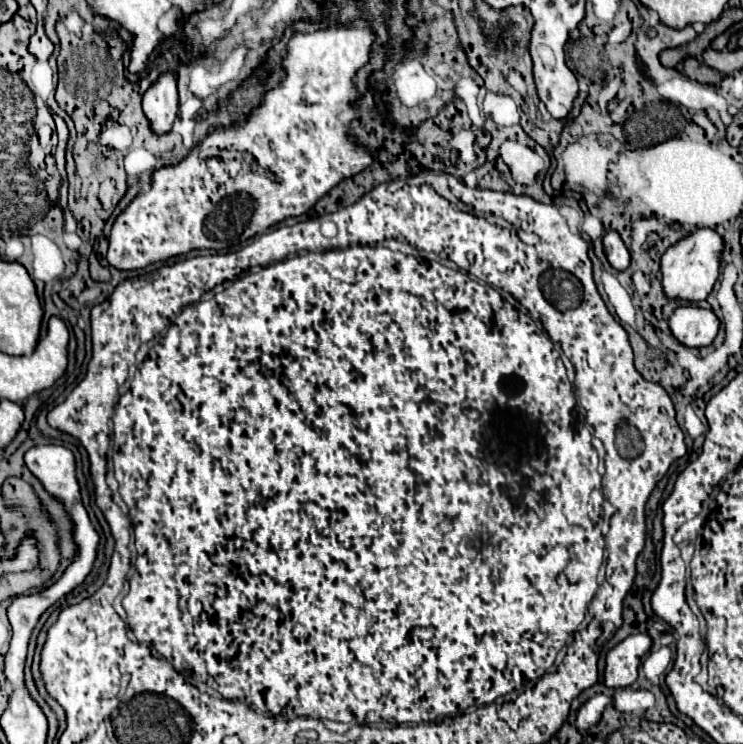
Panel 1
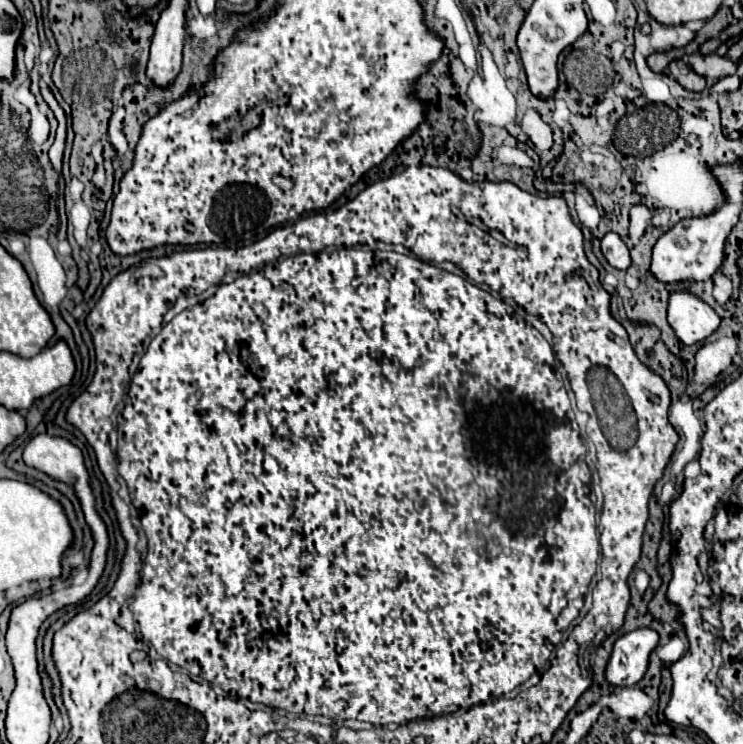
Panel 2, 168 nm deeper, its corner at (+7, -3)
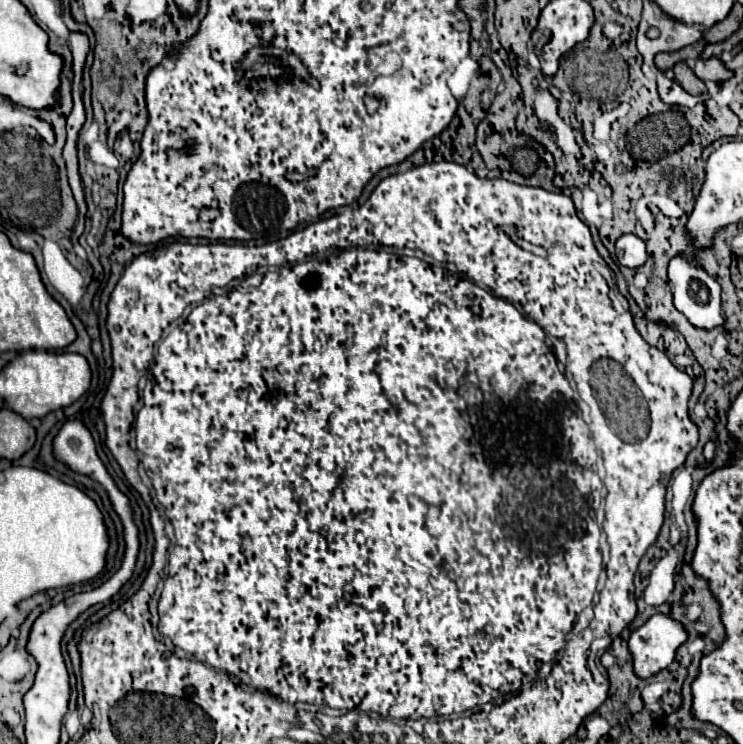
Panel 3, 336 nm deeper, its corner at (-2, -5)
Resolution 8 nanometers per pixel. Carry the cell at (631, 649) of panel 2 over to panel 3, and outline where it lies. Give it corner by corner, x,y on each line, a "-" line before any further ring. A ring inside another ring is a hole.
657,613
645,625
635,629
629,639
633,669
637,677
651,677
673,663
675,651
687,641
683,623
671,615

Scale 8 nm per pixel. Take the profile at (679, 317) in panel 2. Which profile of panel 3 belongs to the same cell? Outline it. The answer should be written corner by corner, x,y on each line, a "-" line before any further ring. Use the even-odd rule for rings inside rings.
677,255
669,261
669,287
673,293
675,307
699,329
713,329
723,323
723,311
719,301
719,283
703,269
703,265
689,261
685,255

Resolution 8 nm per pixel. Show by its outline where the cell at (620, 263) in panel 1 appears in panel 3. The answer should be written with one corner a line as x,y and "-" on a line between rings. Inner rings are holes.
623,235
617,239
617,261
625,267
637,269
647,261
645,243
637,235

